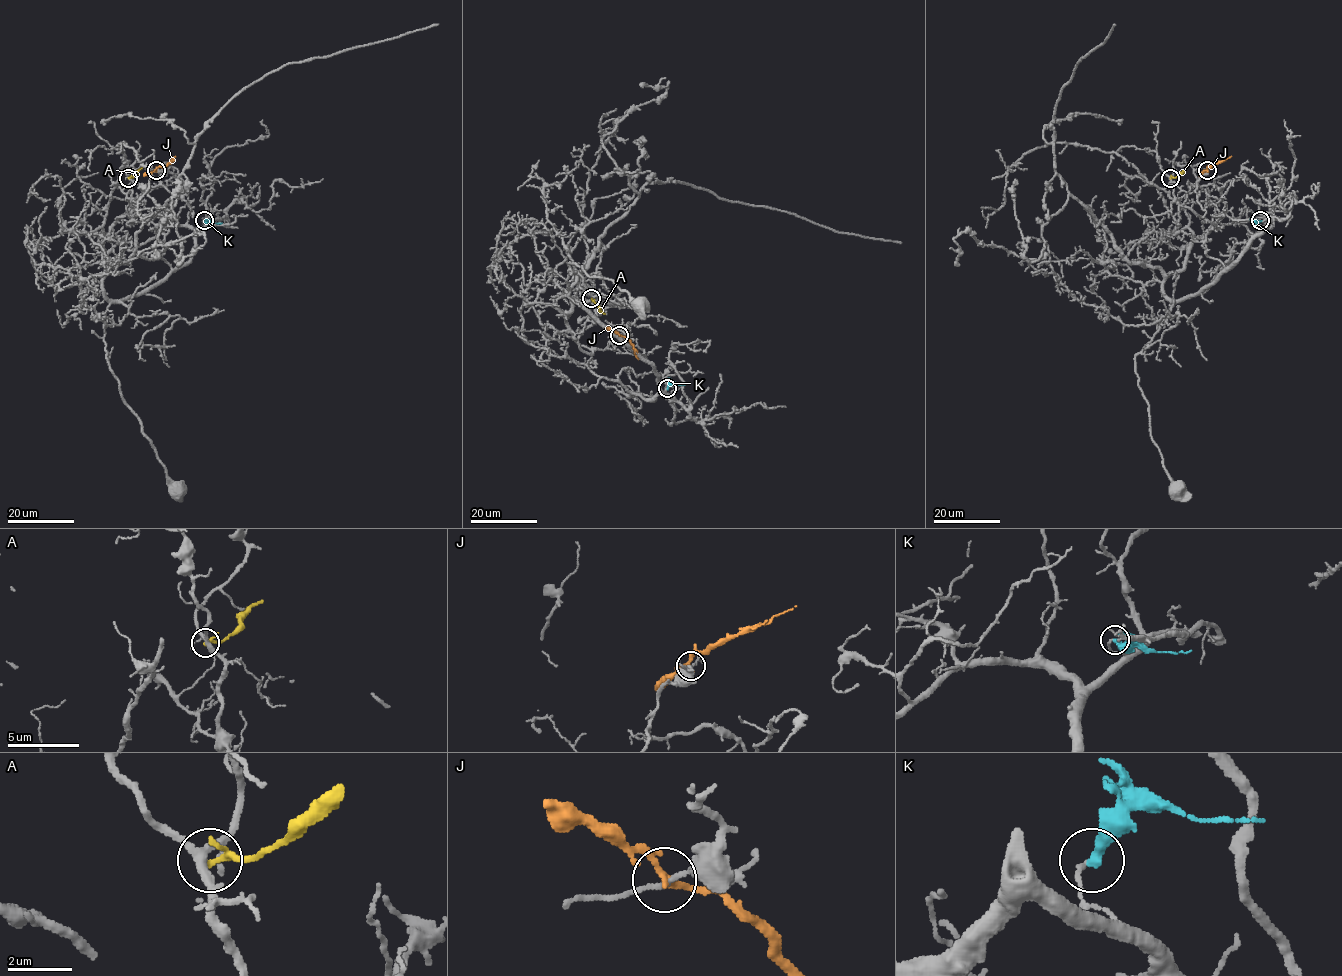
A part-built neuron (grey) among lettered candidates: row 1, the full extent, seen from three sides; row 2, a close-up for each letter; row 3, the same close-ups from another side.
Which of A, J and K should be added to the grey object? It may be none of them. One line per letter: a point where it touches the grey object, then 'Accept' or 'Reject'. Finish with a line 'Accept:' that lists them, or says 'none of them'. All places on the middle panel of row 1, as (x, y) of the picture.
A: Touches grey at (591, 298). Reject
J: Touches grey at (619, 335). Reject
K: Touches grey at (667, 388). Reject
Accept: none of them

